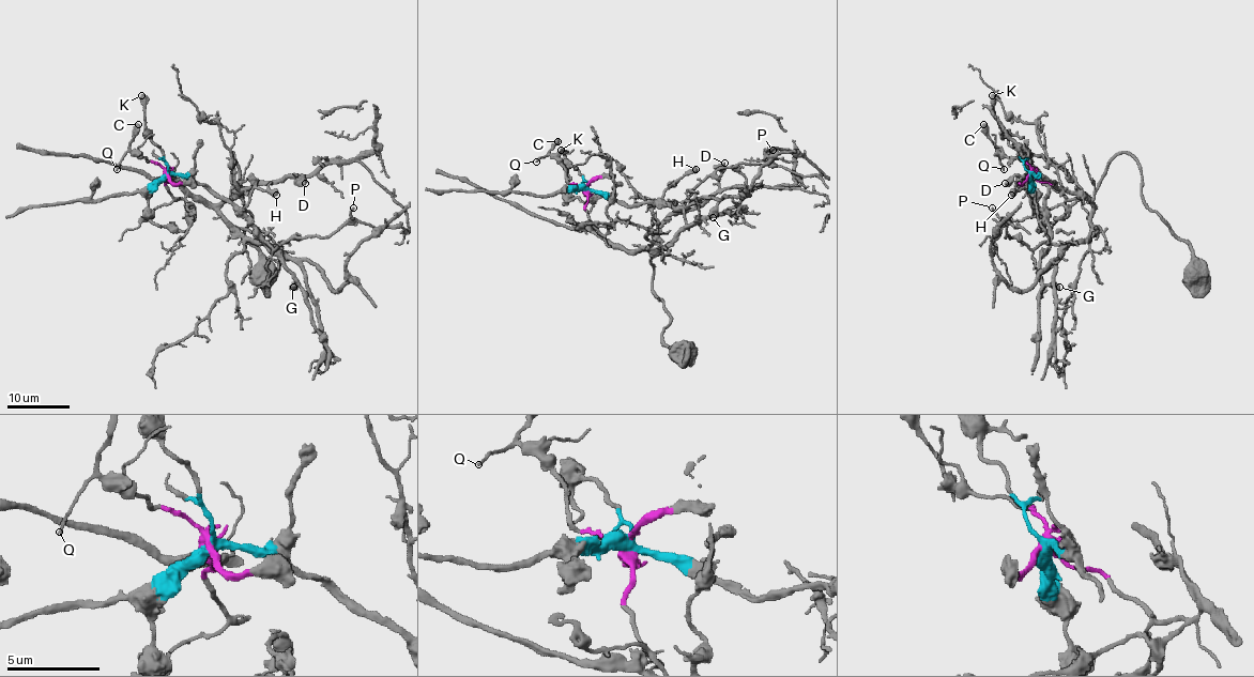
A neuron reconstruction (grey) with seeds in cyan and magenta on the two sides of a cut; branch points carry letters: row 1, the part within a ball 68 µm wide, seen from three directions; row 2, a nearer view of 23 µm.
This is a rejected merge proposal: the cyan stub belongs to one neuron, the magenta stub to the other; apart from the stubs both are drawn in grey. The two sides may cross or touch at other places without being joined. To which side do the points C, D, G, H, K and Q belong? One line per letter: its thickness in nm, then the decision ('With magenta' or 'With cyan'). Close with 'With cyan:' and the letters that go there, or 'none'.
C: Thickness 600 nm. With magenta
D: Thickness 440 nm. With magenta
G: Thickness 600 nm. With cyan
H: Thickness 650 nm. With cyan
K: Thickness 480 nm. With cyan
Q: Thickness 140 nm. With magenta
With cyan: G, H, K

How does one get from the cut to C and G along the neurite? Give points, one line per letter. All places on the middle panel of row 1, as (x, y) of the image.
C: (586, 189), (567, 181), (564, 169), (549, 153), (559, 140)
G: (586, 189), (608, 193), (630, 206), (650, 203), (690, 206), (698, 198), (715, 198), (718, 203), (712, 217)

